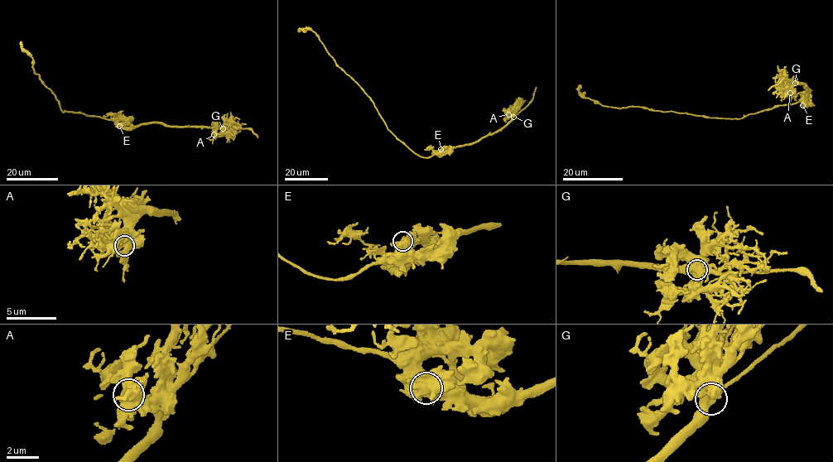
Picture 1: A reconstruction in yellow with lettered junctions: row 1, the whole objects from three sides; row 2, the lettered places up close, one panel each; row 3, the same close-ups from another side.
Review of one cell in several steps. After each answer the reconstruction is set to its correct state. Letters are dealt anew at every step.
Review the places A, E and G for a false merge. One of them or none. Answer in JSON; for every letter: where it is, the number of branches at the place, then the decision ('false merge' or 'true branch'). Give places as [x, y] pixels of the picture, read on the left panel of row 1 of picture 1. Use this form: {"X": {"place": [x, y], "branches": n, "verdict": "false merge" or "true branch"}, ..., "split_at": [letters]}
{"A": {"place": [214, 134], "branches": 3, "verdict": "true branch"}, "E": {"place": [119, 126], "branches": 3, "verdict": "true branch"}, "G": {"place": [223, 128], "branches": 3, "verdict": "true branch"}, "split_at": []}

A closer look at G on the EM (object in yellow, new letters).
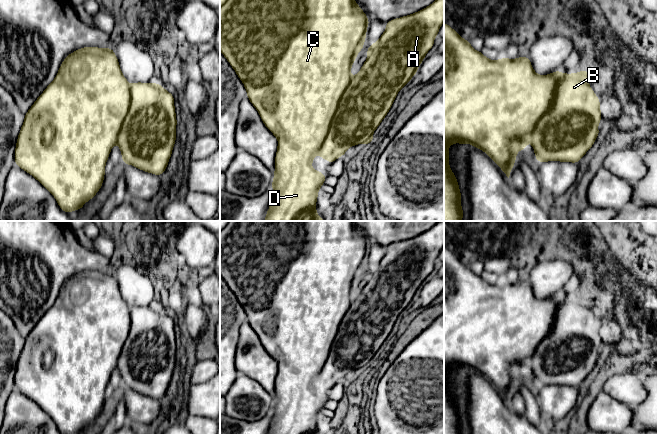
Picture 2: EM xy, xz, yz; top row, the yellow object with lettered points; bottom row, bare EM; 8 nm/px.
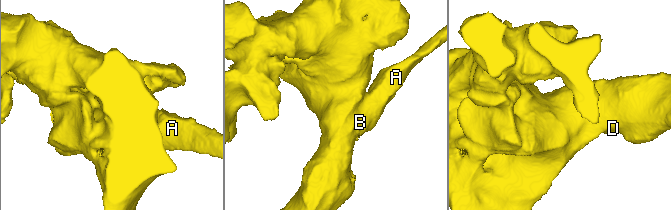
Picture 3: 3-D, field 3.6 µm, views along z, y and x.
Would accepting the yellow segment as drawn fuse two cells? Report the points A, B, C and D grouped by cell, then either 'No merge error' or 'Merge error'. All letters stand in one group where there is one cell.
Groups: A B C D. No merge error

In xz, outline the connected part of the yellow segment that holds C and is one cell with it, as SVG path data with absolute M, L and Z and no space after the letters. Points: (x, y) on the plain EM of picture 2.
M220 221L220 275L243 306L247 322L258 335L264 349L278 364L274 402L271 409L274 416L268 434L316 434L318 415L327 400L312 393L315 379L318 378L332 387L340 380L344 380L348 372L363 367L368 369L373 365L373 356L388 338L400 313L416 299L425 279L434 270L435 261L443 247L444 221L439 221L418 236L388 245L381 261L367 272L368 280L361 294L352 301L351 291L364 270L369 249L367 239L355 226L354 221Z

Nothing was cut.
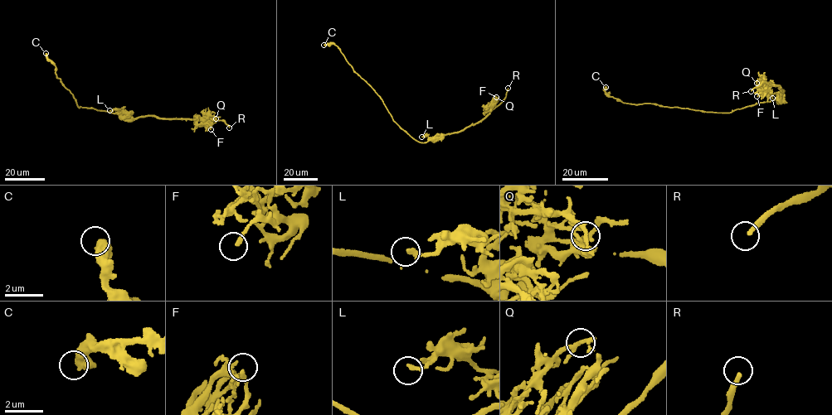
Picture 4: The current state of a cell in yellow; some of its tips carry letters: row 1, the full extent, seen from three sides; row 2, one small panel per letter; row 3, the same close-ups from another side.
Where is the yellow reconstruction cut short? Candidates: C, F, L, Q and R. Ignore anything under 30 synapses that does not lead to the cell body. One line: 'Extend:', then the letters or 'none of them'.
Extend: R

